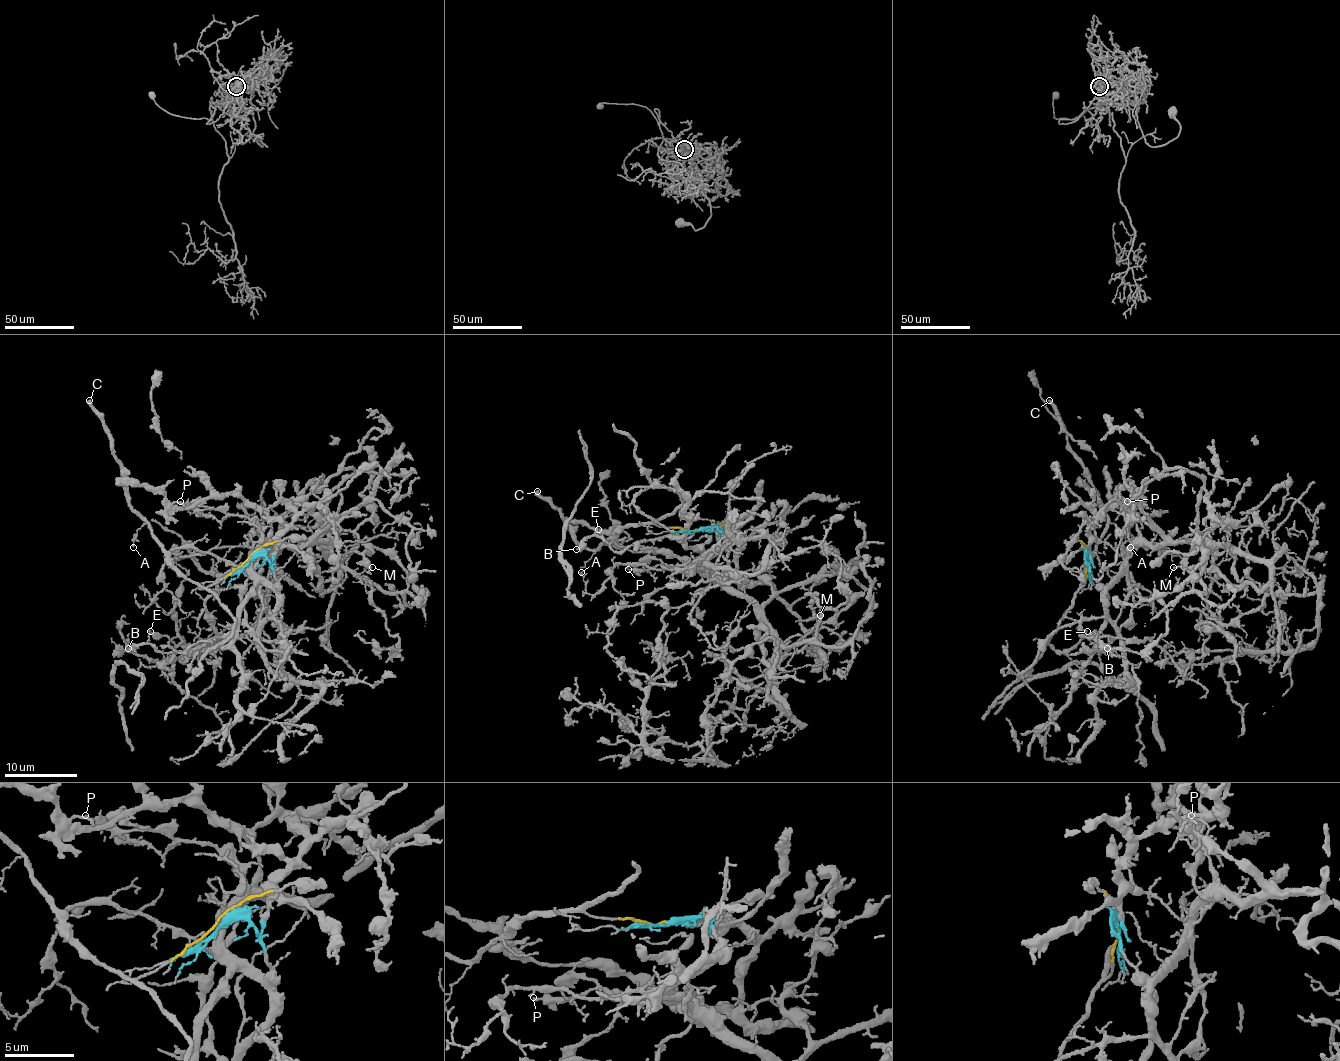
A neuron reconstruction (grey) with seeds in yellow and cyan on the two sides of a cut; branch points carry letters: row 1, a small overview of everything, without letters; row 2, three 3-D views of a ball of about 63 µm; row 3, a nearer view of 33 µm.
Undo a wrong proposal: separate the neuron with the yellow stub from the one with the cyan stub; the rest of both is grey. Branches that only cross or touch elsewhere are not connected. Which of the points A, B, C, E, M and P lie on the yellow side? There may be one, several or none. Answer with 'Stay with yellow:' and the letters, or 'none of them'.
Stay with yellow: A, C

